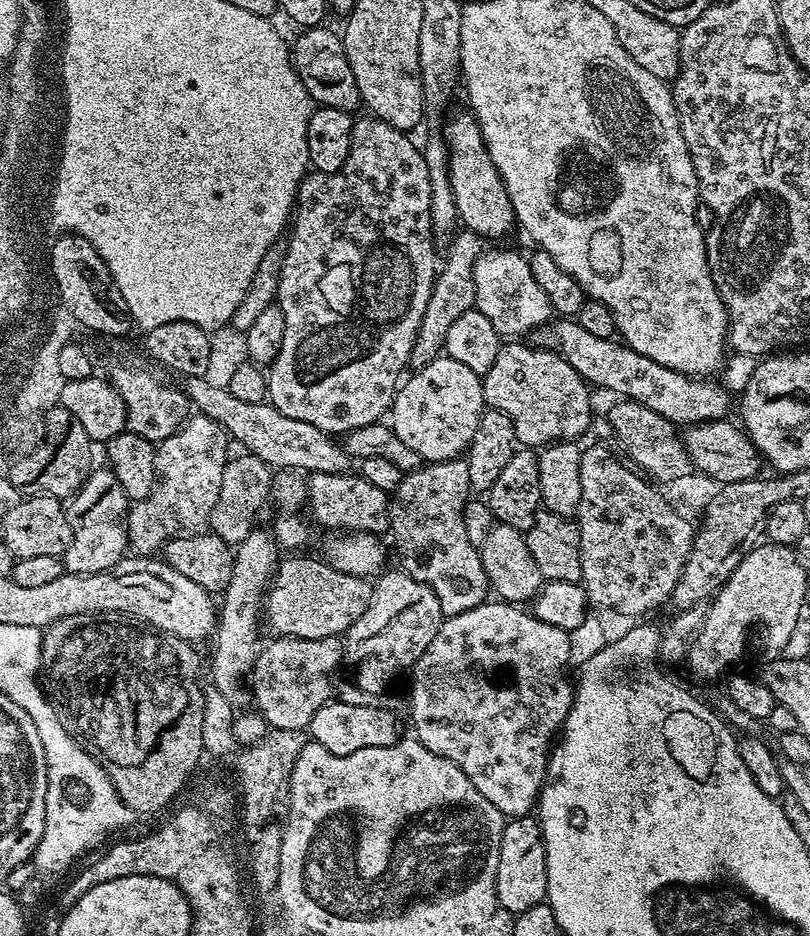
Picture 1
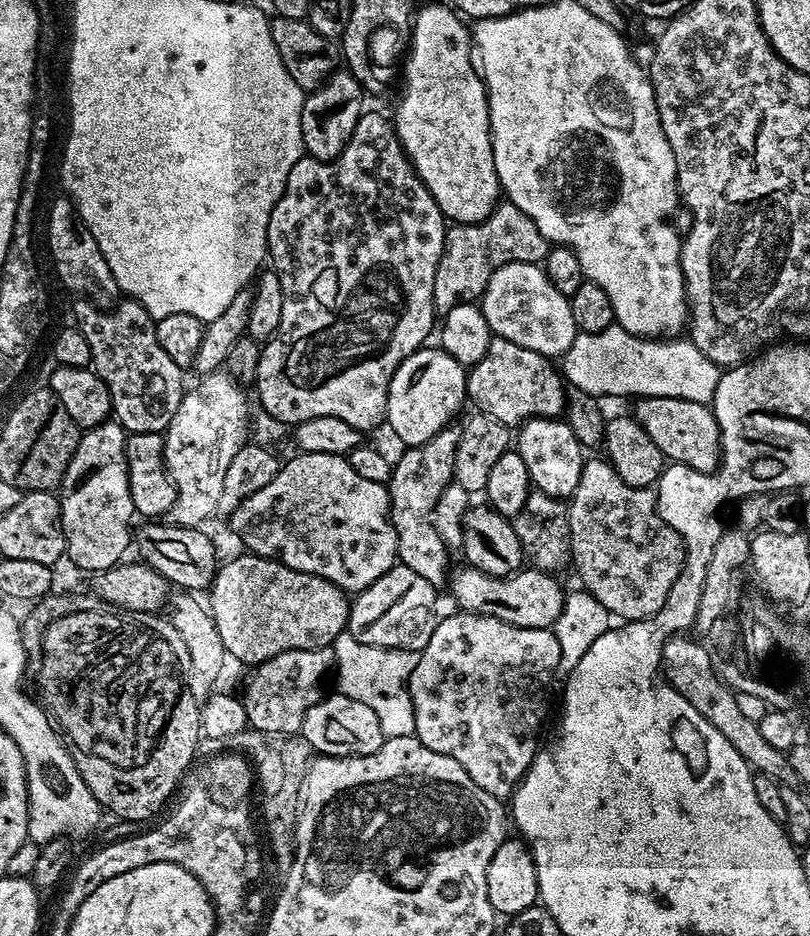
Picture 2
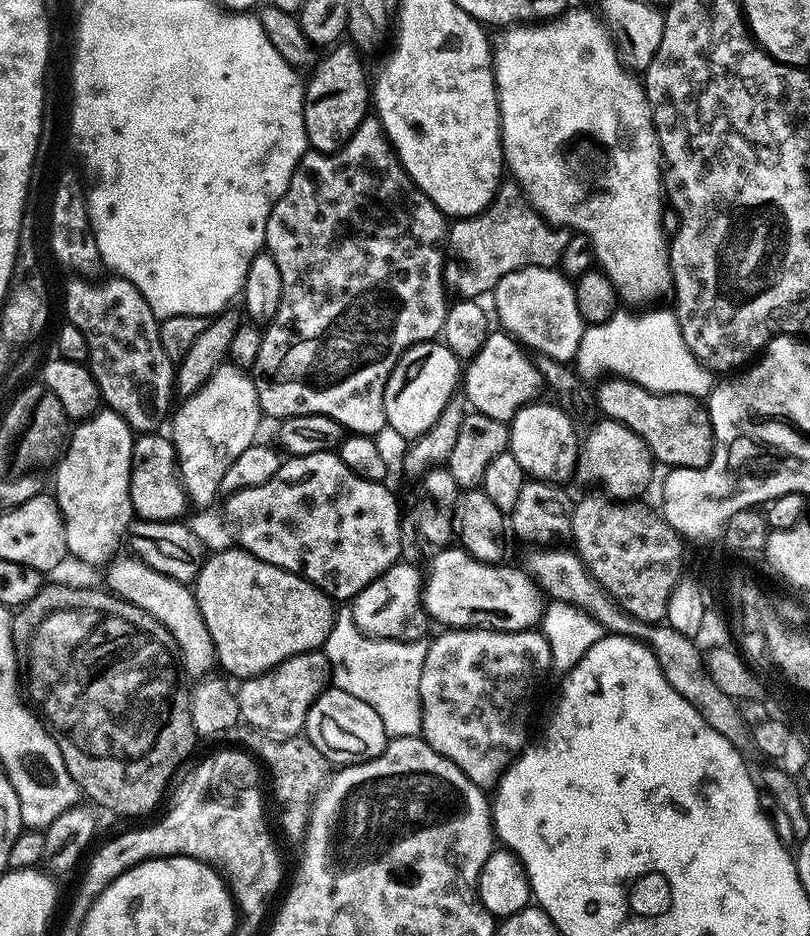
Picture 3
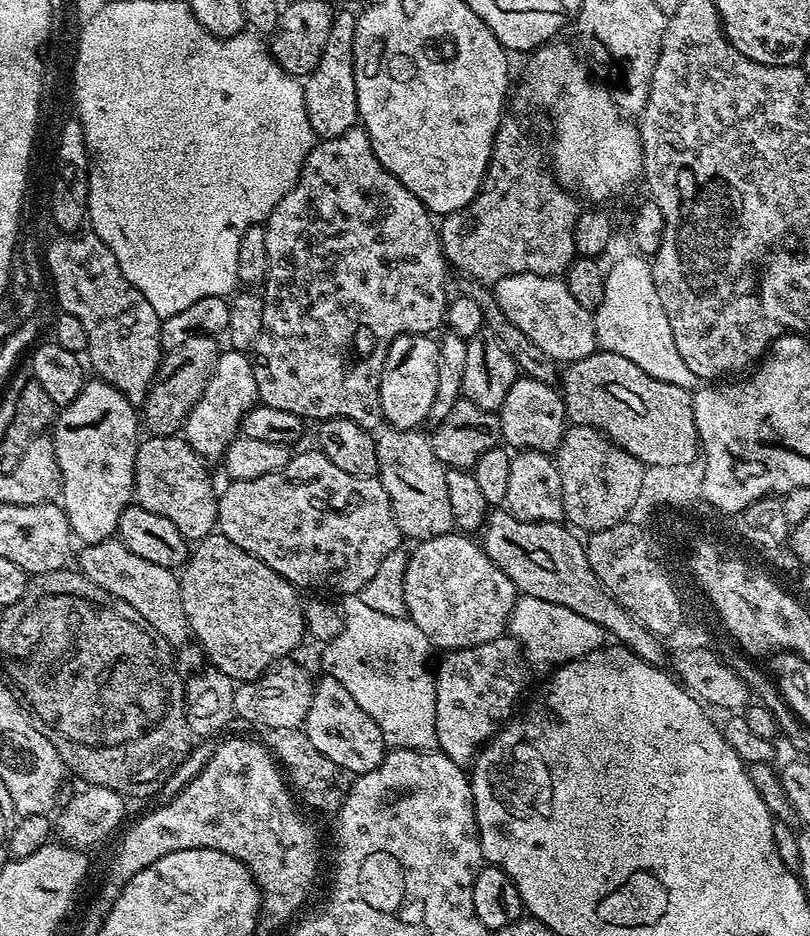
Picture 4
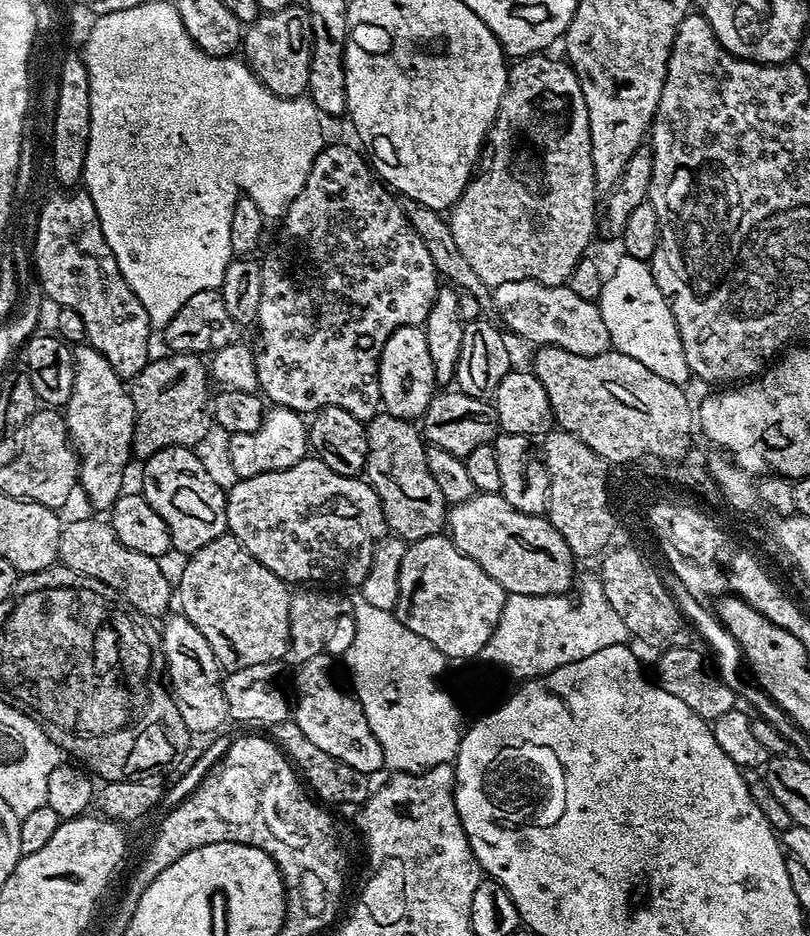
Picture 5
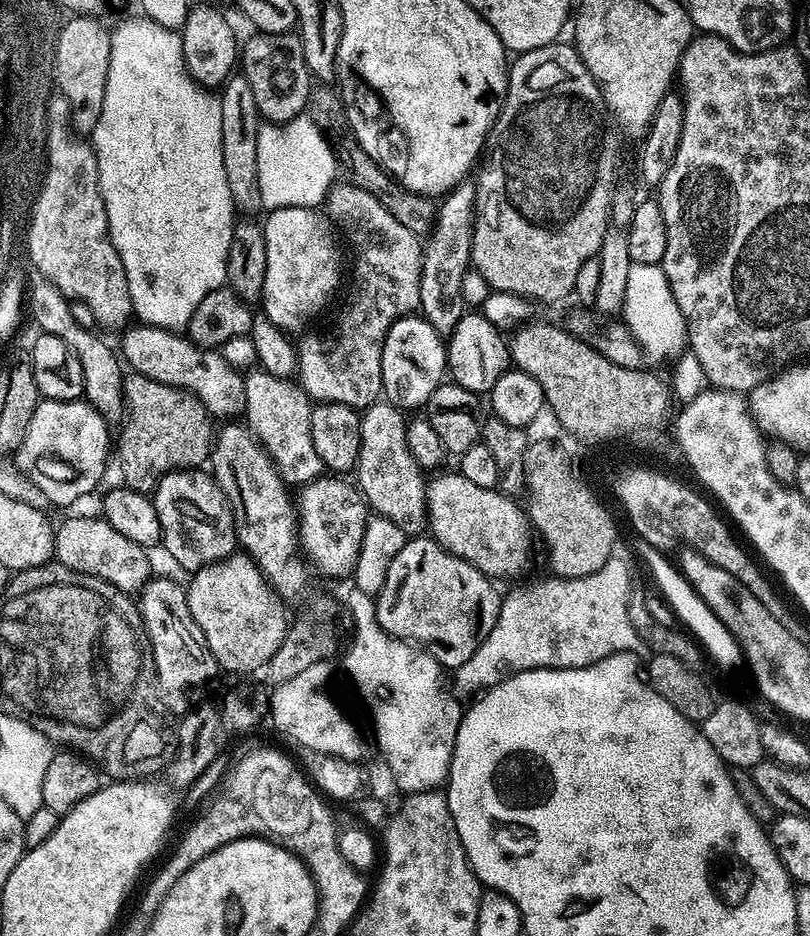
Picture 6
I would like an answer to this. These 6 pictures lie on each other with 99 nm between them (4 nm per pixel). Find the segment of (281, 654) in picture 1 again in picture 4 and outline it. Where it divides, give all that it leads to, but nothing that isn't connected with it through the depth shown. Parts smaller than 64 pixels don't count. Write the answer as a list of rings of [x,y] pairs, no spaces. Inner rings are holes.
[[[285,658],[280,661],[278,664],[273,664],[268,671],[263,672],[261,676],[256,677],[255,680],[245,680],[243,682],[237,683],[235,685],[234,691],[232,693],[232,706],[237,717],[240,716],[245,720],[248,724],[256,724],[255,726],[259,726],[260,728],[298,728],[303,729],[304,719],[306,718],[306,714],[310,710],[310,702],[312,701],[312,690],[314,687],[314,676],[311,676],[310,673],[307,672],[306,669],[303,668],[300,664],[295,664],[295,659]]]

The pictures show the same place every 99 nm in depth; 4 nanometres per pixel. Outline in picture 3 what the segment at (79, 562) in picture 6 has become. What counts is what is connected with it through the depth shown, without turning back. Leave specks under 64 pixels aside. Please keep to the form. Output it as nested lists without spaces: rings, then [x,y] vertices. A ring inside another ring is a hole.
[[[120,554],[109,560],[103,569],[104,580],[108,583],[105,584],[107,591],[119,600],[138,606],[138,610],[150,614],[158,623],[166,626],[170,638],[174,638],[176,643],[183,671],[187,675],[189,672],[196,676],[195,678],[207,677],[217,663],[216,647],[210,638],[210,630],[206,630],[206,618],[202,618],[202,610],[198,610],[195,591],[185,581],[158,574],[158,570],[146,566],[146,562],[137,560],[135,555],[124,555]]]

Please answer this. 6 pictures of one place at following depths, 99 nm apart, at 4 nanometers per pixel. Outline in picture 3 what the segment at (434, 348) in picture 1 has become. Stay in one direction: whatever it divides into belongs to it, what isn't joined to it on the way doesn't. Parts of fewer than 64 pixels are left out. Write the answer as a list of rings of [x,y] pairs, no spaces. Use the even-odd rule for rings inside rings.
[[[504,182],[501,183],[500,187],[496,189],[496,196],[490,201],[485,208],[476,216],[466,216],[455,221],[456,224],[447,229],[446,232],[446,259],[444,262],[444,282],[449,289],[452,288],[457,293],[455,294],[460,298],[480,298],[483,292],[486,294],[491,293],[494,288],[498,286],[500,279],[505,278],[506,274],[511,274],[515,271],[522,271],[526,267],[544,267],[555,269],[559,265],[560,259],[562,258],[562,250],[566,250],[566,242],[569,238],[569,233],[565,231],[563,227],[557,226],[544,219],[540,215],[539,209],[533,206],[531,201],[525,195],[523,189],[520,188],[519,184],[515,182]]]

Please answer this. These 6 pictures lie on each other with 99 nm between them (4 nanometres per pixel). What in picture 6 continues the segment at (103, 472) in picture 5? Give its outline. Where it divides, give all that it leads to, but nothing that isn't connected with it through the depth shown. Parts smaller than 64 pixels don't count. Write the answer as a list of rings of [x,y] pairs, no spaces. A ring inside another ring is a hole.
[[[47,282],[34,284],[31,285],[26,296],[26,312],[29,317],[32,315],[31,323],[40,332],[49,332],[62,338],[62,342],[66,342],[66,346],[71,348],[78,362],[82,362],[83,399],[91,404],[96,413],[104,417],[106,421],[114,422],[116,419],[119,421],[125,415],[126,405],[124,403],[124,376],[122,371],[120,372],[122,360],[117,349],[113,345],[112,349],[102,337],[95,336],[96,332],[93,329],[83,329],[82,326],[78,326],[78,322],[74,322],[74,317],[70,314],[68,297],[60,293],[55,286]]]

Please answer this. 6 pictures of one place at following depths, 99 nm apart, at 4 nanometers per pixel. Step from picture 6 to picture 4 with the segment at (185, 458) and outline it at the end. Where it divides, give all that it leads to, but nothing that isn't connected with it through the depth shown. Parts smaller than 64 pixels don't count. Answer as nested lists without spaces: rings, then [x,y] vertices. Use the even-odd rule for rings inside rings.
[[[199,336],[182,342],[182,346],[169,348],[163,353],[148,397],[142,405],[142,424],[153,436],[174,436],[183,429],[186,418],[202,398],[202,390],[216,372],[222,351],[221,341],[214,336]]]

